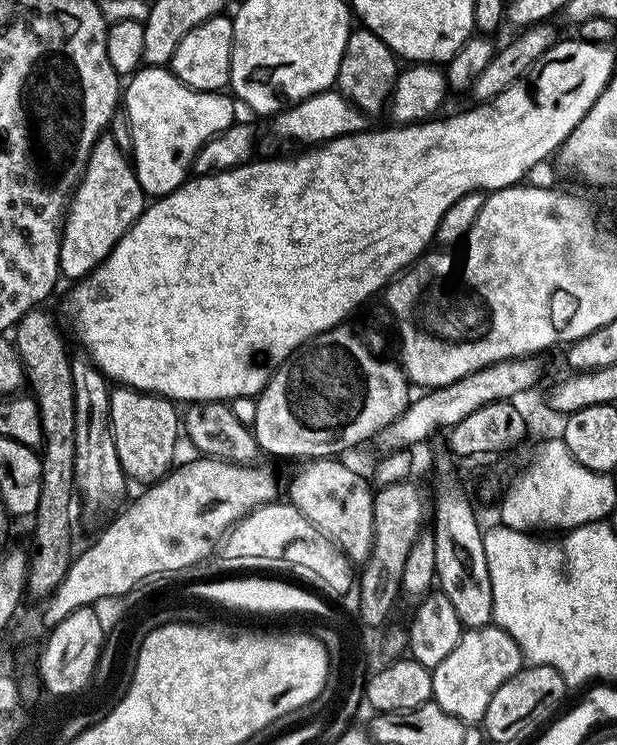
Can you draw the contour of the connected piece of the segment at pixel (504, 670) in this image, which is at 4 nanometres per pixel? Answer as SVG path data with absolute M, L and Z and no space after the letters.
M487 626L461 631L458 646L454 646L454 650L450 650L450 654L446 654L446 658L442 658L442 662L438 662L438 666L431 669L432 700L438 706L442 706L442 710L446 710L446 714L454 714L454 718L465 720L468 724L476 724L483 721L486 706L490 706L490 698L494 698L494 690L498 690L498 686L502 686L502 682L506 682L514 674L518 674L525 664L526 661L518 642L514 642L514 638L510 638L510 634L506 634L506 630Z

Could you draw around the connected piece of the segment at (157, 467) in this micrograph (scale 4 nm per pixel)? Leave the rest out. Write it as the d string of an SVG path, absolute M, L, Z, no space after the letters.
M123 386L112 388L110 422L114 447L129 481L137 480L140 486L147 486L172 471L177 459L176 435L179 437L182 432L182 416L176 408L177 405L167 396L157 396L155 392L139 392L137 388Z

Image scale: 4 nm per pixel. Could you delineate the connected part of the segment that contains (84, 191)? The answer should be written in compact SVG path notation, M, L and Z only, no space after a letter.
M110 134L100 137L92 147L88 165L80 185L72 194L68 210L64 218L64 230L60 233L60 274L65 281L75 282L90 275L108 257L110 250L130 230L130 226L144 212L146 197L136 177L136 169L126 153L120 149L118 142Z

